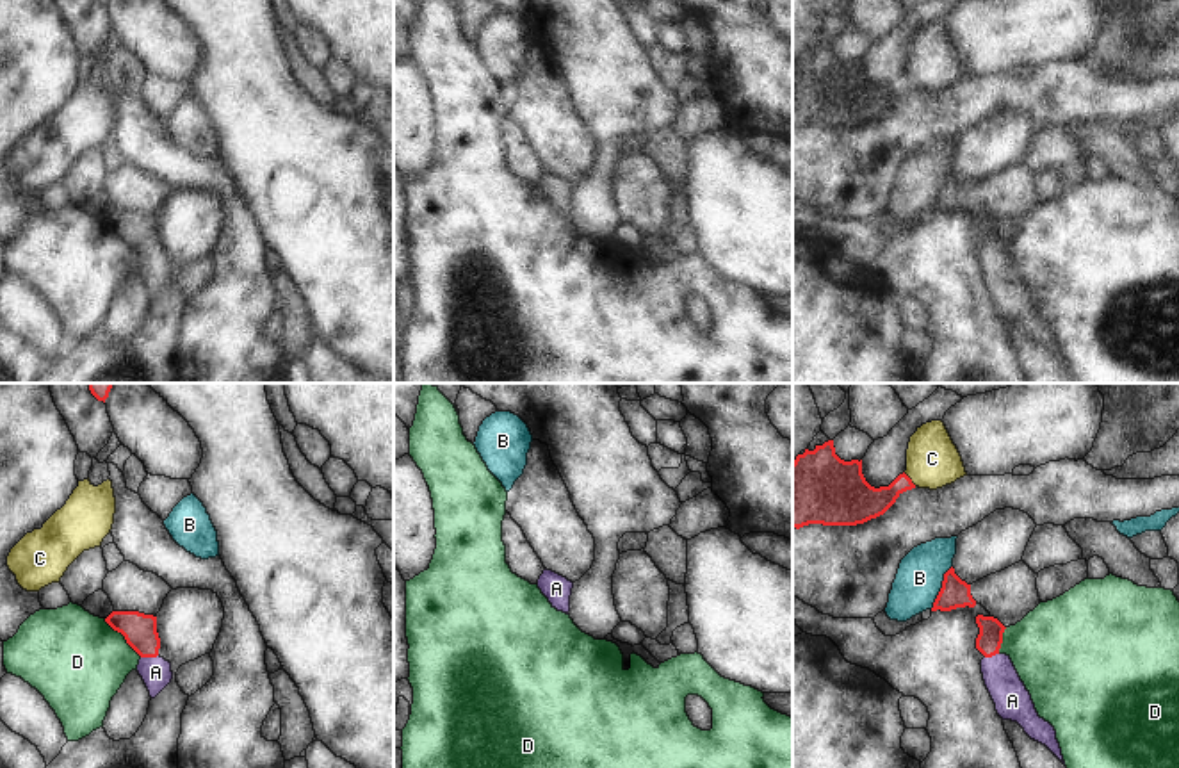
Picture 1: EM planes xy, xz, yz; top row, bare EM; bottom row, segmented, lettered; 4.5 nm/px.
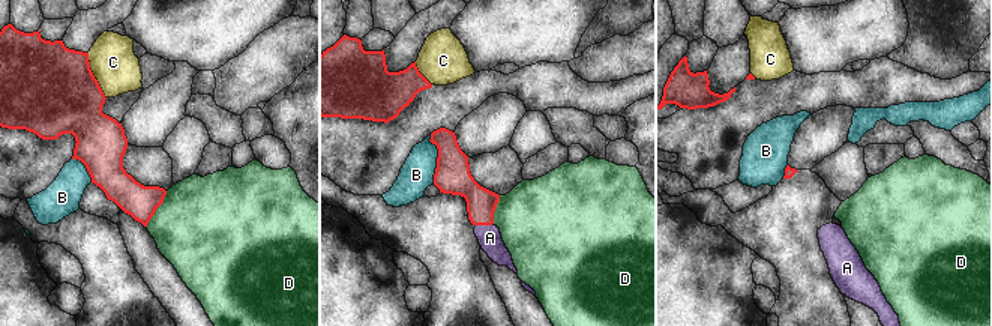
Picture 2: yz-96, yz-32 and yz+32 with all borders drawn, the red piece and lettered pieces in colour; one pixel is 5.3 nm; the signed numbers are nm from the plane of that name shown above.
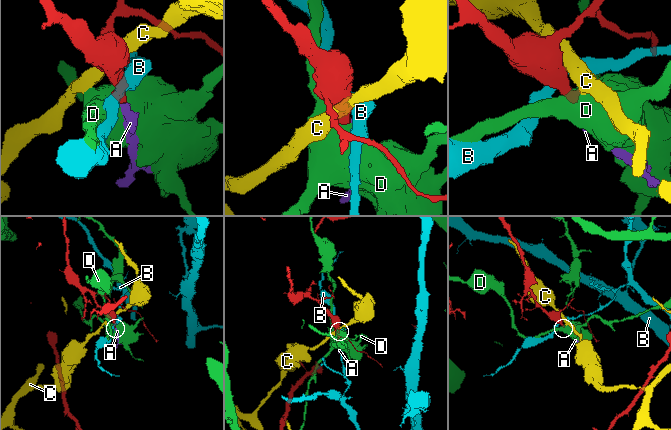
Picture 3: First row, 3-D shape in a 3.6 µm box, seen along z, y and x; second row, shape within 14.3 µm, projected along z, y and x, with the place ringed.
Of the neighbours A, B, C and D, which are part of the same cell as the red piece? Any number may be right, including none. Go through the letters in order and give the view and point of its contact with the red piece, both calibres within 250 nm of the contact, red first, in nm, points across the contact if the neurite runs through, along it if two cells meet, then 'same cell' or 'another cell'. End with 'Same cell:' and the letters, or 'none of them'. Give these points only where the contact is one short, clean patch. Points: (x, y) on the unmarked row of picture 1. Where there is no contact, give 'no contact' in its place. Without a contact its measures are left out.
A: contact xy (148, 257); calibres 150 and 140 nm; way xy (139, 230), (148, 257), (155, 273); same cell
B: contact yz (943, 187); calibres 130 and 220 nm; border yz (951, 166), (930, 209); another cell
C: contact yz (910, 81); calibres 170 and 240 nm; border yz (903, 73), (916, 86); another cell
D: contact xy (123, 236); calibres 150 and 440 nm; another cell
Same cell: A

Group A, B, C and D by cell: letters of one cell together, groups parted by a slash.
A / B / C / D

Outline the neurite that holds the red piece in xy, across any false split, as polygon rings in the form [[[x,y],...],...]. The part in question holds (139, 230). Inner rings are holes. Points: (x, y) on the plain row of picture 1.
[[[112,212],[105,223],[121,233],[126,244],[141,257],[137,273],[150,298],[155,299],[173,280],[171,264],[159,257],[157,217],[139,212]]]

